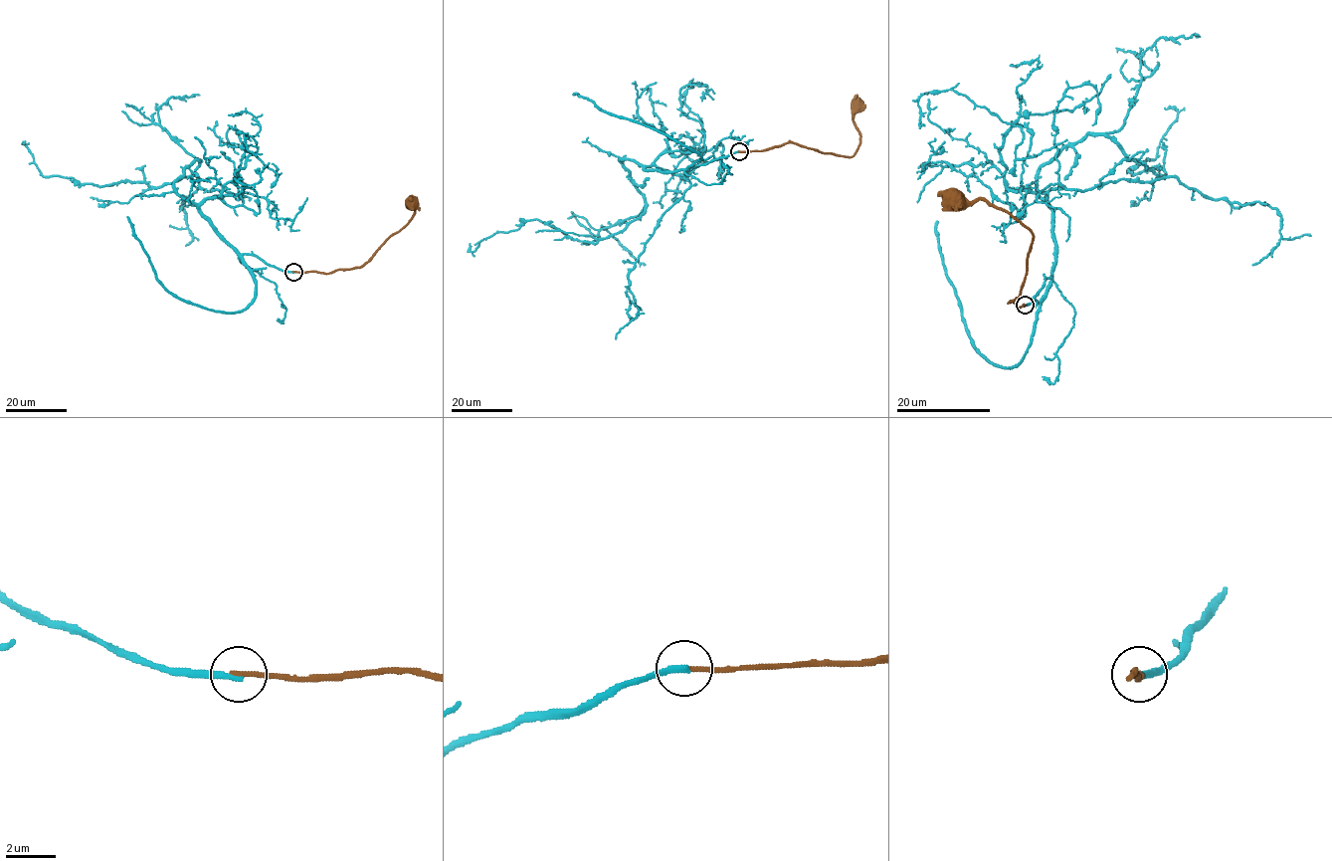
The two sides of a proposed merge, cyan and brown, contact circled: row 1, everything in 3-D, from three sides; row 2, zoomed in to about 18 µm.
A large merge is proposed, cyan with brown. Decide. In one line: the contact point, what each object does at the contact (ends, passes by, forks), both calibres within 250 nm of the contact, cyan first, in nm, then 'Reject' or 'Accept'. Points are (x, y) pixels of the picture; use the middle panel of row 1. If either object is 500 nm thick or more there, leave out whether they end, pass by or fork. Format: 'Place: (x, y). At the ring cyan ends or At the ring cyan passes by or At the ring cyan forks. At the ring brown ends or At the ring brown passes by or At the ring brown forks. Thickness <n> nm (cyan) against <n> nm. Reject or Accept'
Place: (739, 151). At the ring cyan ends. At the ring brown ends. Thickness 240 nm (cyan) against 190 nm. Reject

